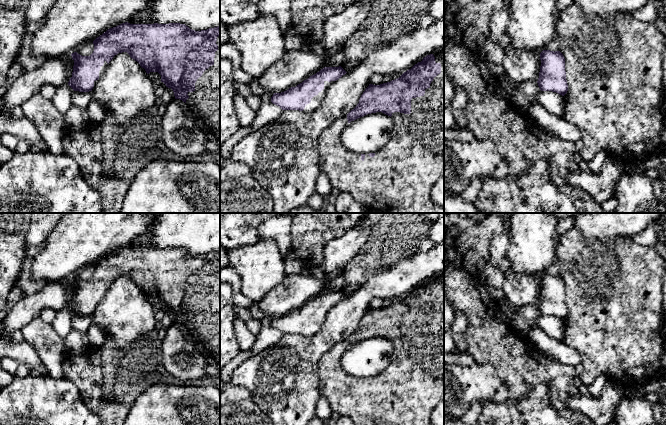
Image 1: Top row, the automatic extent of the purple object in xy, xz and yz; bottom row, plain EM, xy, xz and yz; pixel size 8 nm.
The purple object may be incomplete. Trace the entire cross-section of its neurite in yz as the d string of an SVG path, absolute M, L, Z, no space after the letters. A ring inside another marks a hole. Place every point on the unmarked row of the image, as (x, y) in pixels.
M543 274L540 277L538 310L541 315L552 315L564 320L568 315L565 282L560 275Z

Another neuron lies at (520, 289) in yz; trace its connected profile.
M510 269L504 271L503 292L515 306L538 305L541 284L540 277L521 274Z

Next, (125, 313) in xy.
M127 276L118 277L92 313L91 324L100 326L118 347L154 330L156 307Z

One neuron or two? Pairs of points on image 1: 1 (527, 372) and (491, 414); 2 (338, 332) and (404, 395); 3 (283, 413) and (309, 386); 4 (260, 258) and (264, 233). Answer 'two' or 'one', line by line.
1: two
2: two
3: one
4: two

